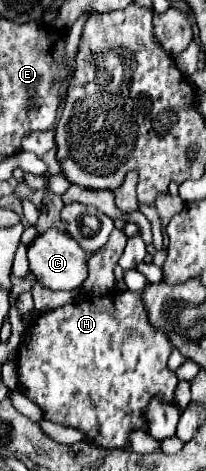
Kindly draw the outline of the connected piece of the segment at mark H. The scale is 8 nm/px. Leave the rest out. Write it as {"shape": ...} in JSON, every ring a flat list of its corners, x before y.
{"shape":[[127,289,123,293,113,291,113,297,111,293,93,295,81,303,45,311,29,325,19,349,19,383,23,381,23,393,43,409,47,419,79,429,85,441,97,447,129,449,129,433,147,433,149,429,145,411,151,399,161,397,167,405,175,405,179,379,175,371,167,367,171,351,173,345,165,333,149,323,141,293]]}

